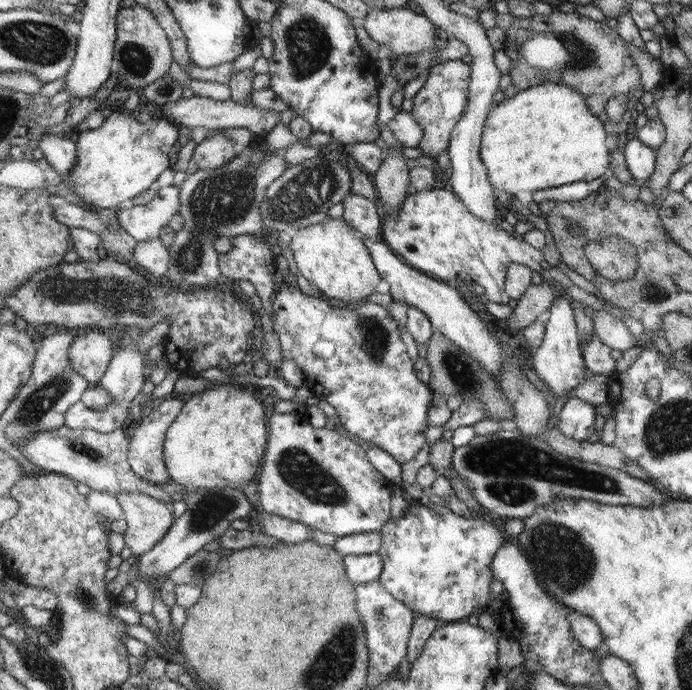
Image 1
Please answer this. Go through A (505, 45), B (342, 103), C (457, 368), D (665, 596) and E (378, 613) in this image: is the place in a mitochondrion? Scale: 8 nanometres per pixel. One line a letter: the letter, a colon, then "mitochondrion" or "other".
A: other
B: other
C: mitochondrion
D: other
E: mitochondrion

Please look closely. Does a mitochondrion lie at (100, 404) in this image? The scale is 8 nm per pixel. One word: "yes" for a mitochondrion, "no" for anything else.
no

